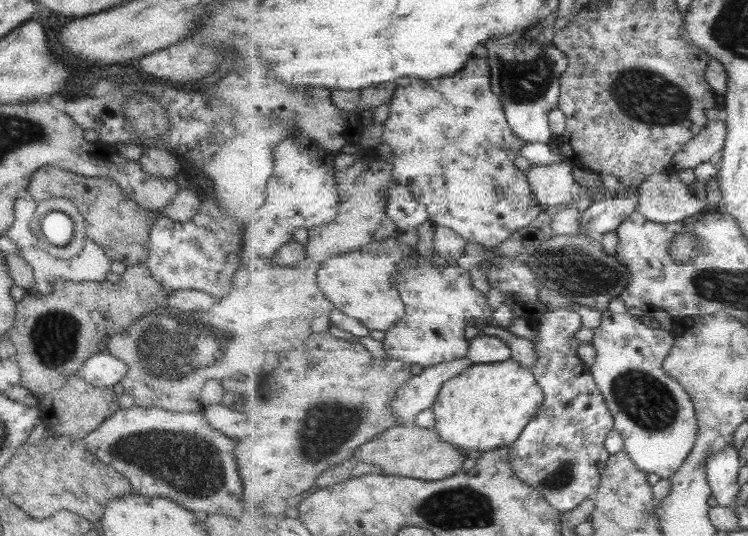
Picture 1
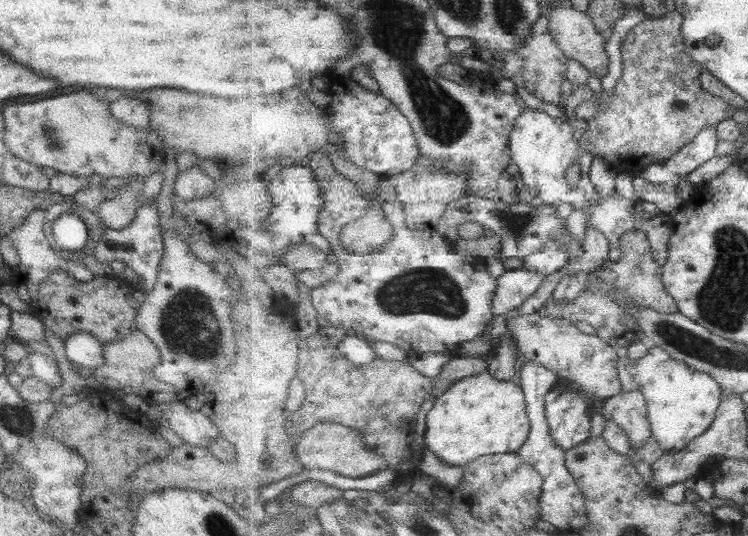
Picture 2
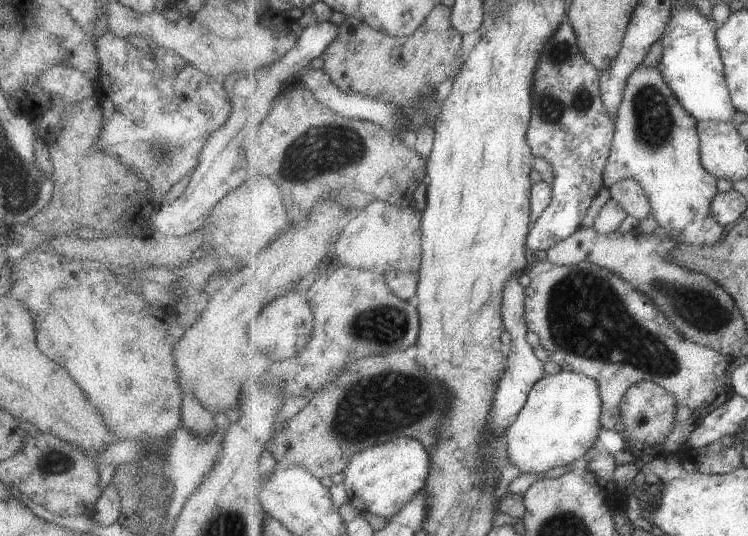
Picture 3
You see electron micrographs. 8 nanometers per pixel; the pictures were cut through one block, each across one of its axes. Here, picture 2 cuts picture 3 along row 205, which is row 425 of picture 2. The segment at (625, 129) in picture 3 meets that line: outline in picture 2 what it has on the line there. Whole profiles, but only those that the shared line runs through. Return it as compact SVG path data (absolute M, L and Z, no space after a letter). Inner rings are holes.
M657 346L648 348L646 355L638 359L632 367L632 373L635 386L646 395L649 404L648 418L652 425L652 436L659 442L666 454L681 452L690 445L690 442L711 429L724 398L723 388L713 376L673 359Z

